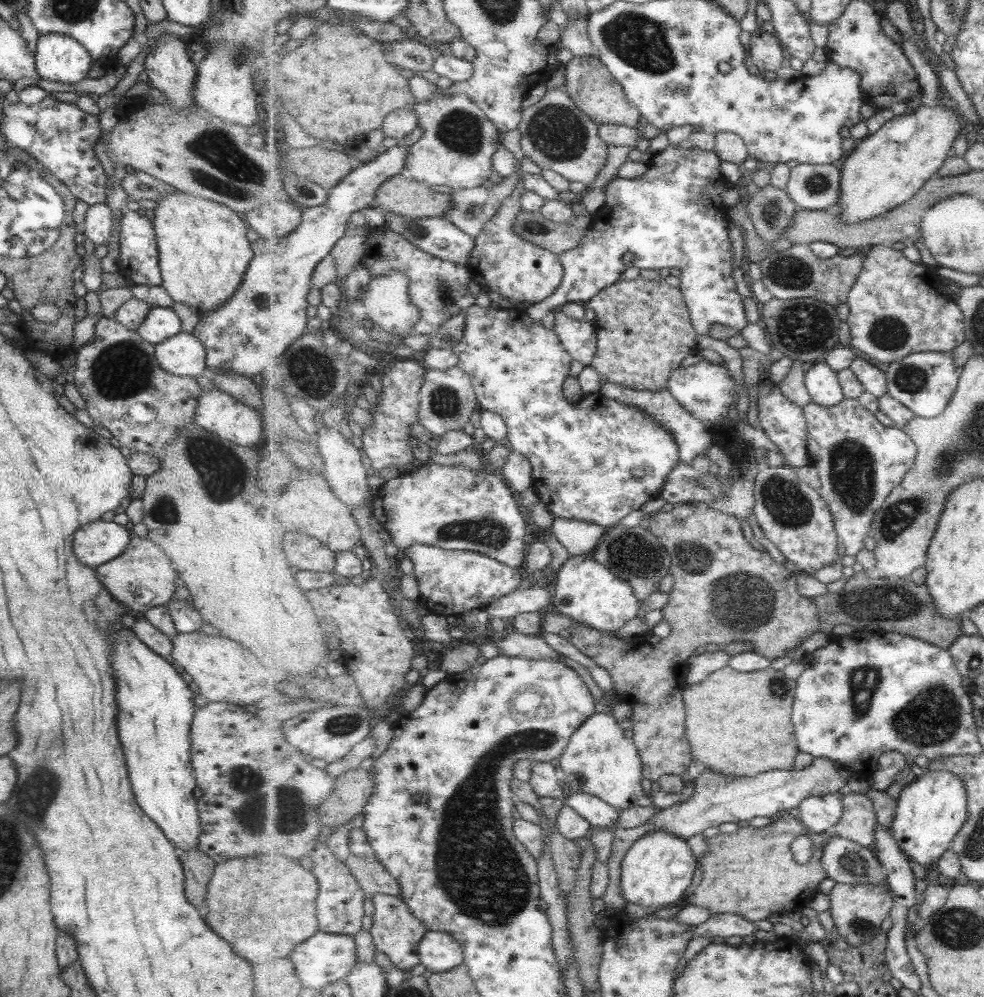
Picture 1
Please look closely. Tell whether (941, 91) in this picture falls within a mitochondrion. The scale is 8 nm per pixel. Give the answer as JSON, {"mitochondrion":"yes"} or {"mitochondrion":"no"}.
{"mitochondrion":"no"}

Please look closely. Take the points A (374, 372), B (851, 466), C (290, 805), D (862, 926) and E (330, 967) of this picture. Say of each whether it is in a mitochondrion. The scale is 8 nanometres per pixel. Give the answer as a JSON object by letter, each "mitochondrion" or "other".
{"A":"other","B":"mitochondrion","C":"mitochondrion","D":"mitochondrion","E":"other"}

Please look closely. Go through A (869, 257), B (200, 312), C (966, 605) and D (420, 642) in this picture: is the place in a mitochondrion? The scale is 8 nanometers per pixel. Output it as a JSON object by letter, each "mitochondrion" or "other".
{"A":"other","B":"other","C":"other","D":"other"}

